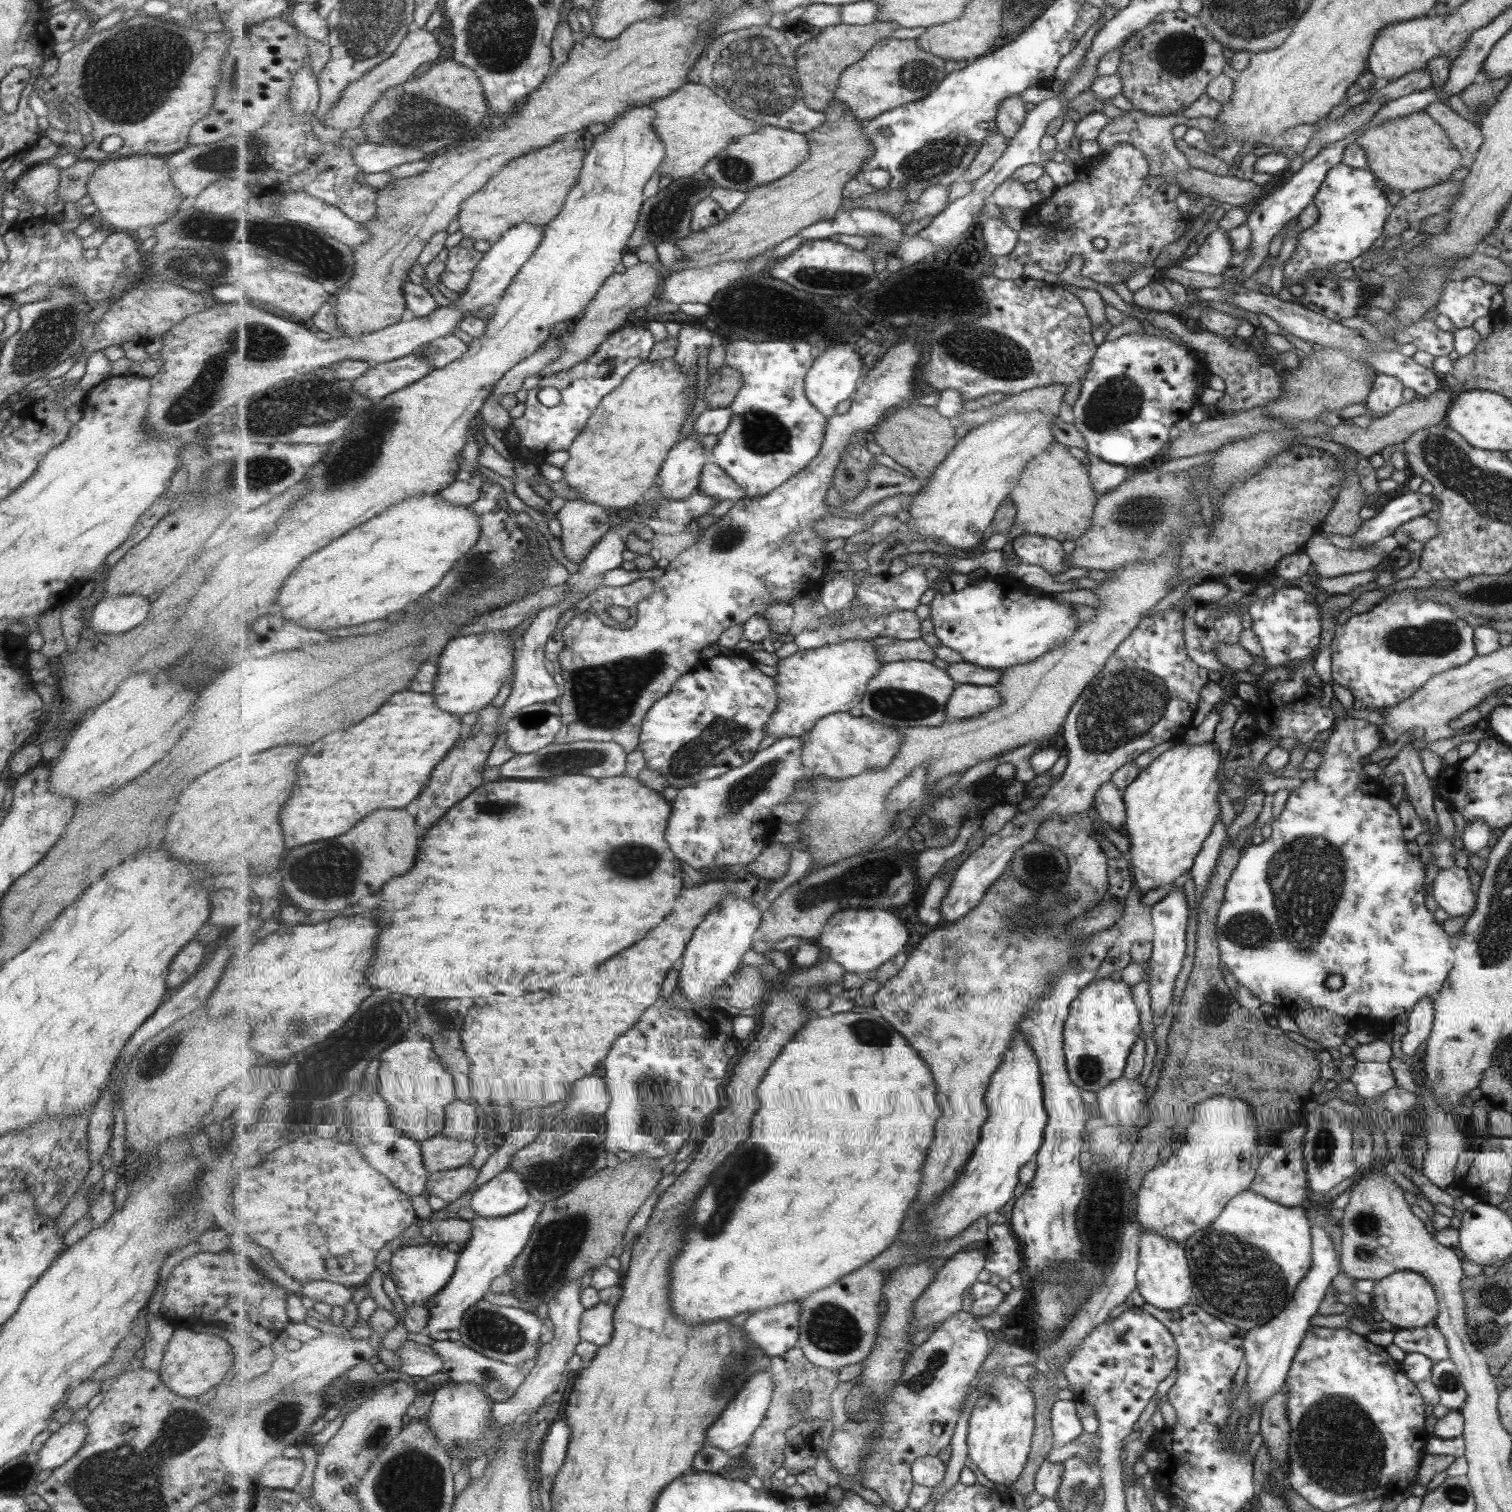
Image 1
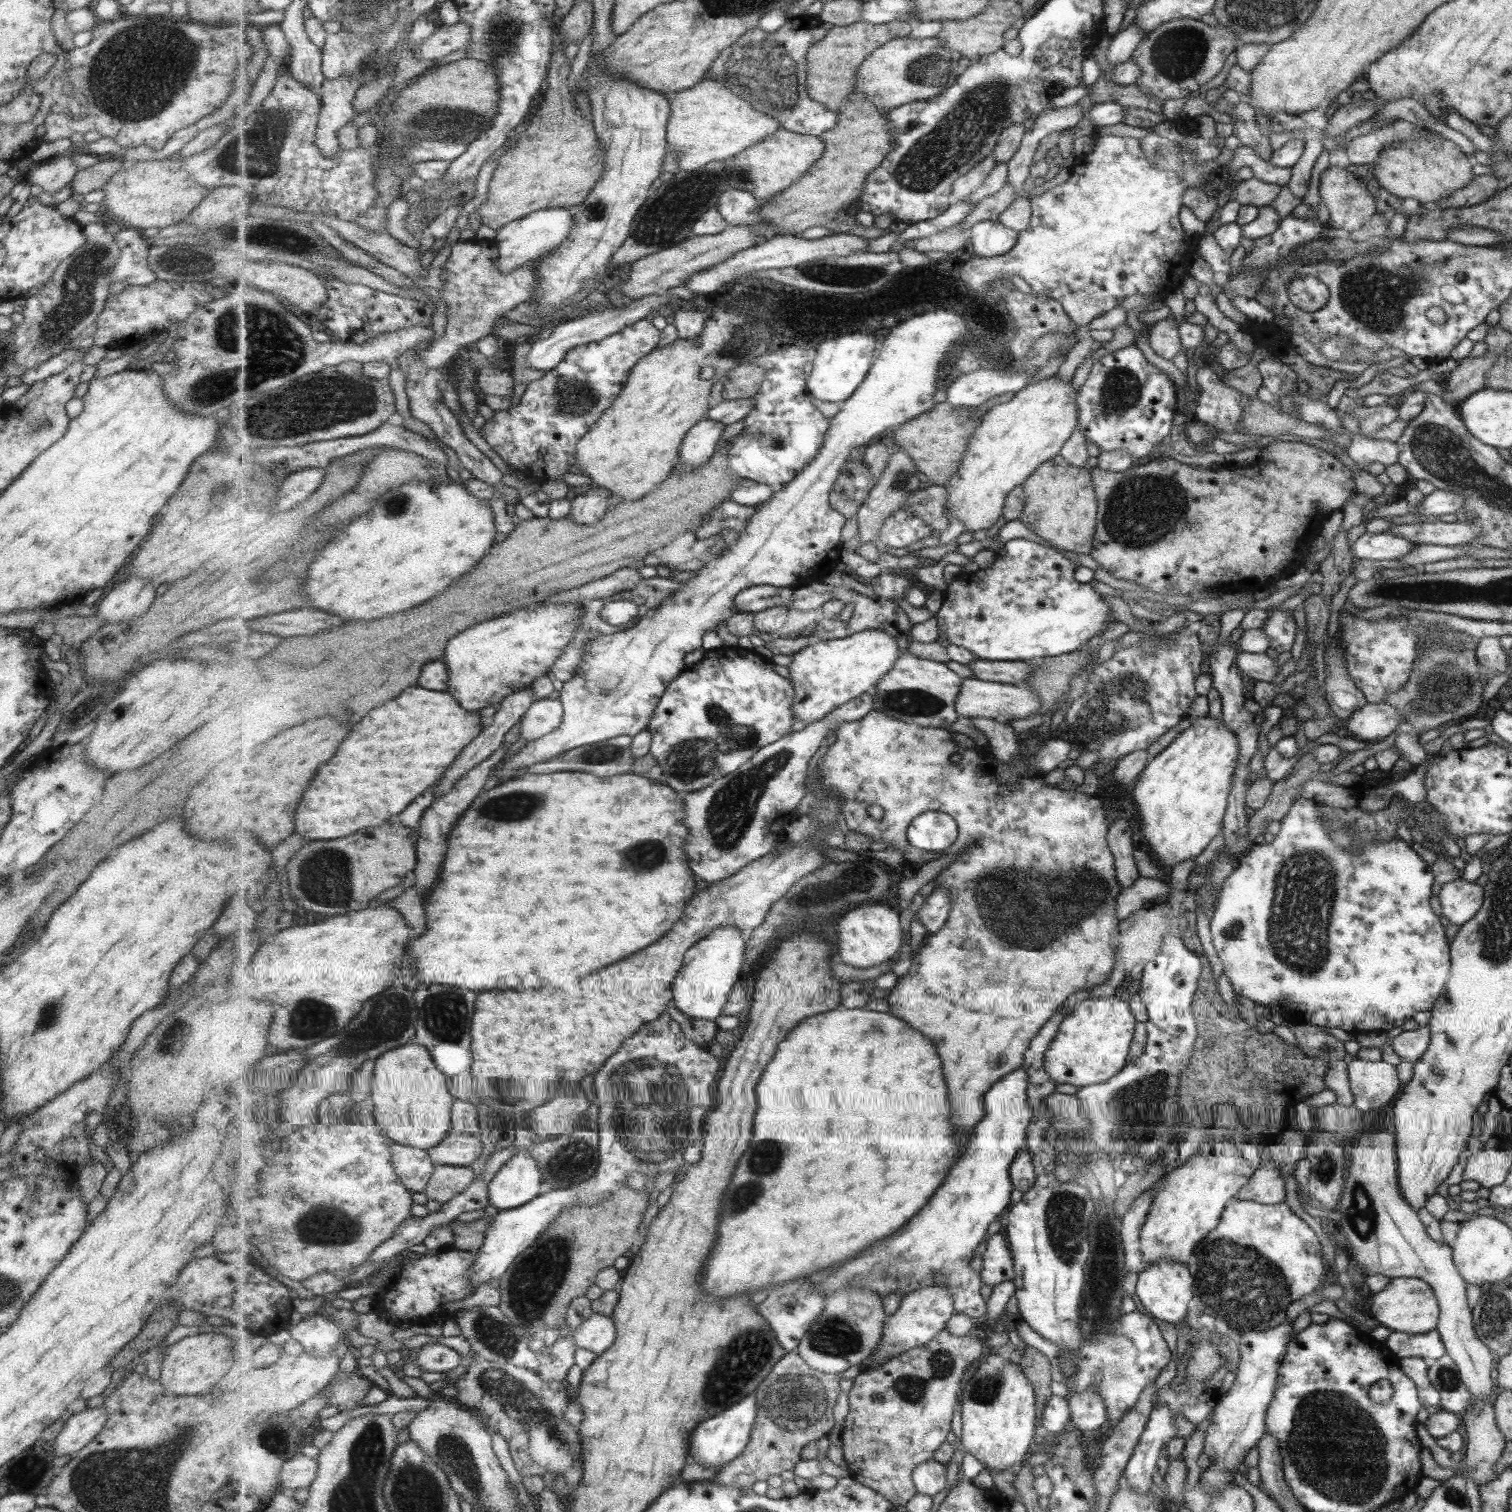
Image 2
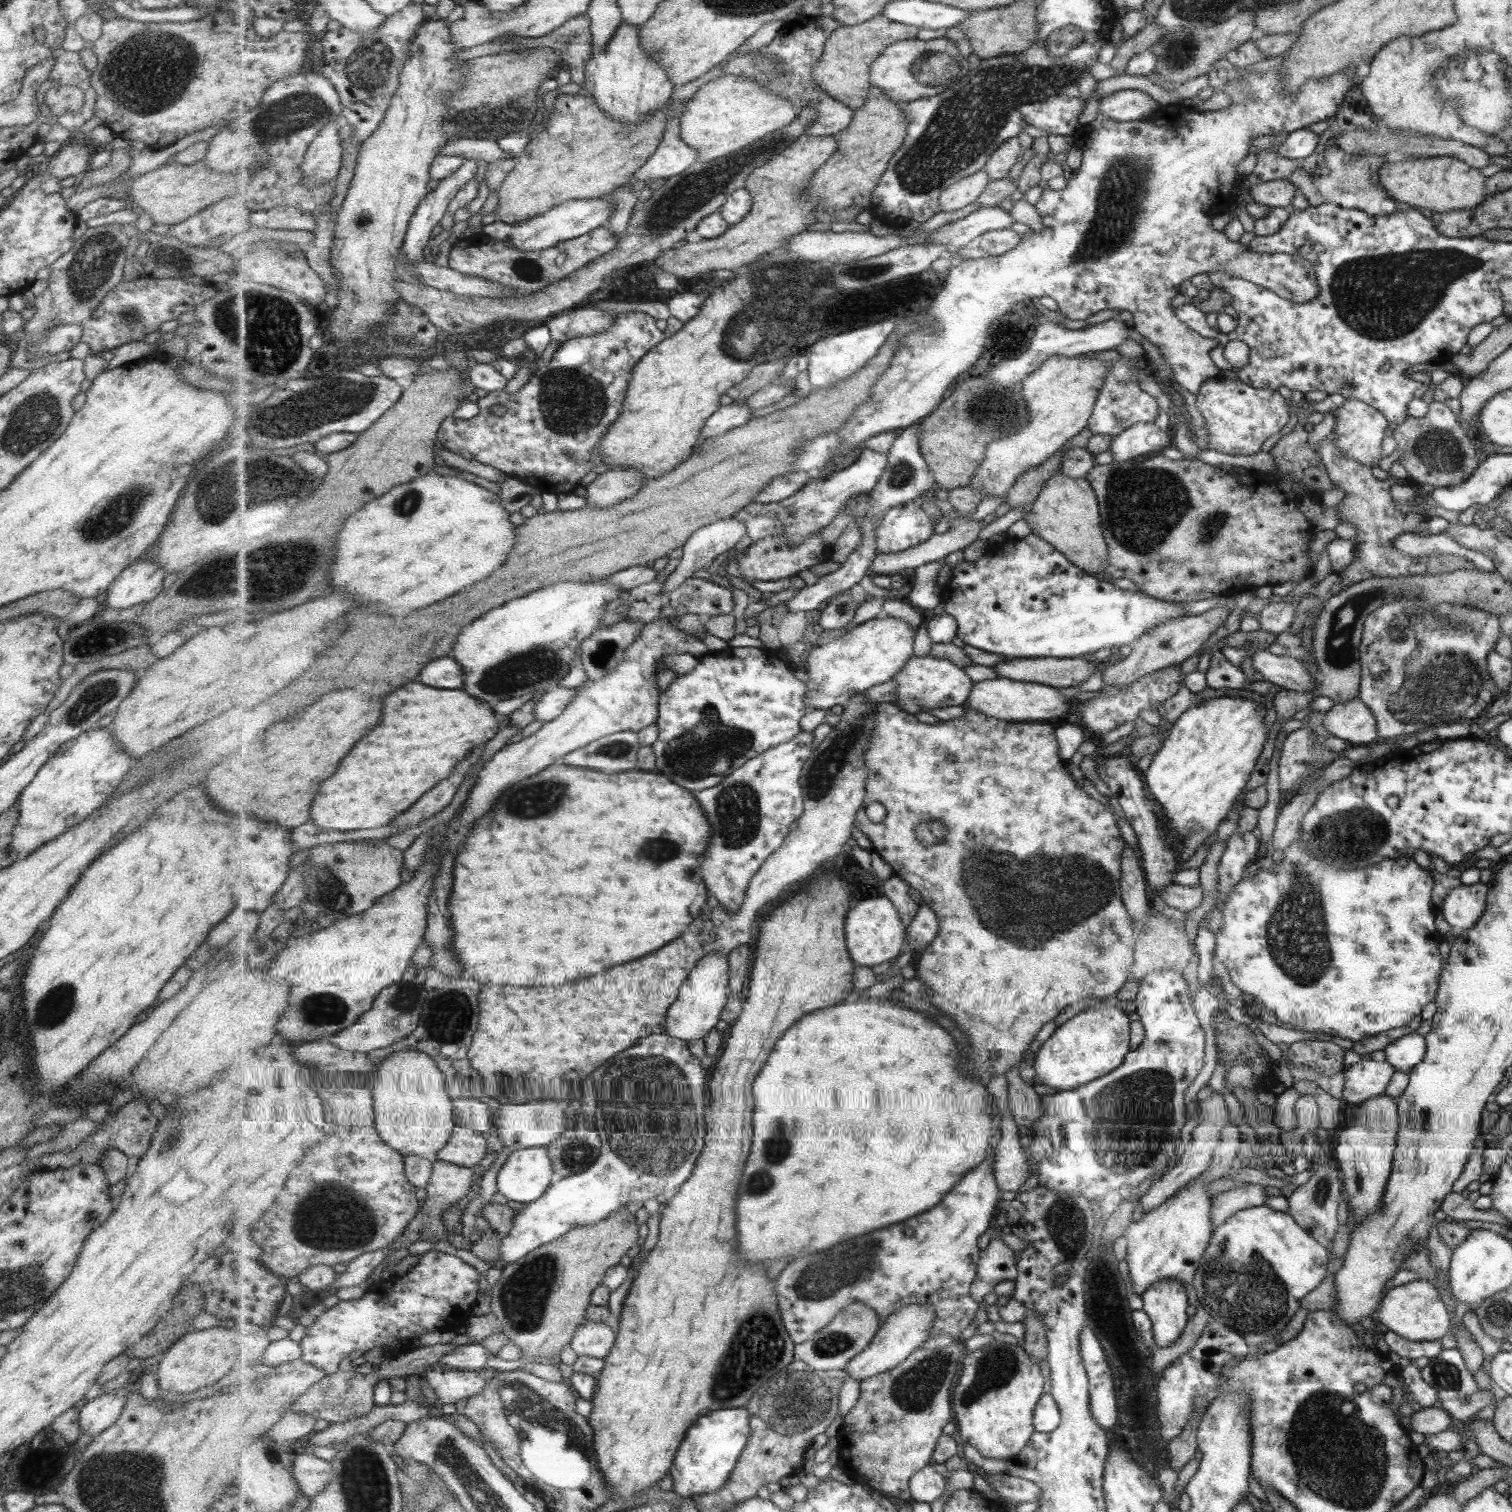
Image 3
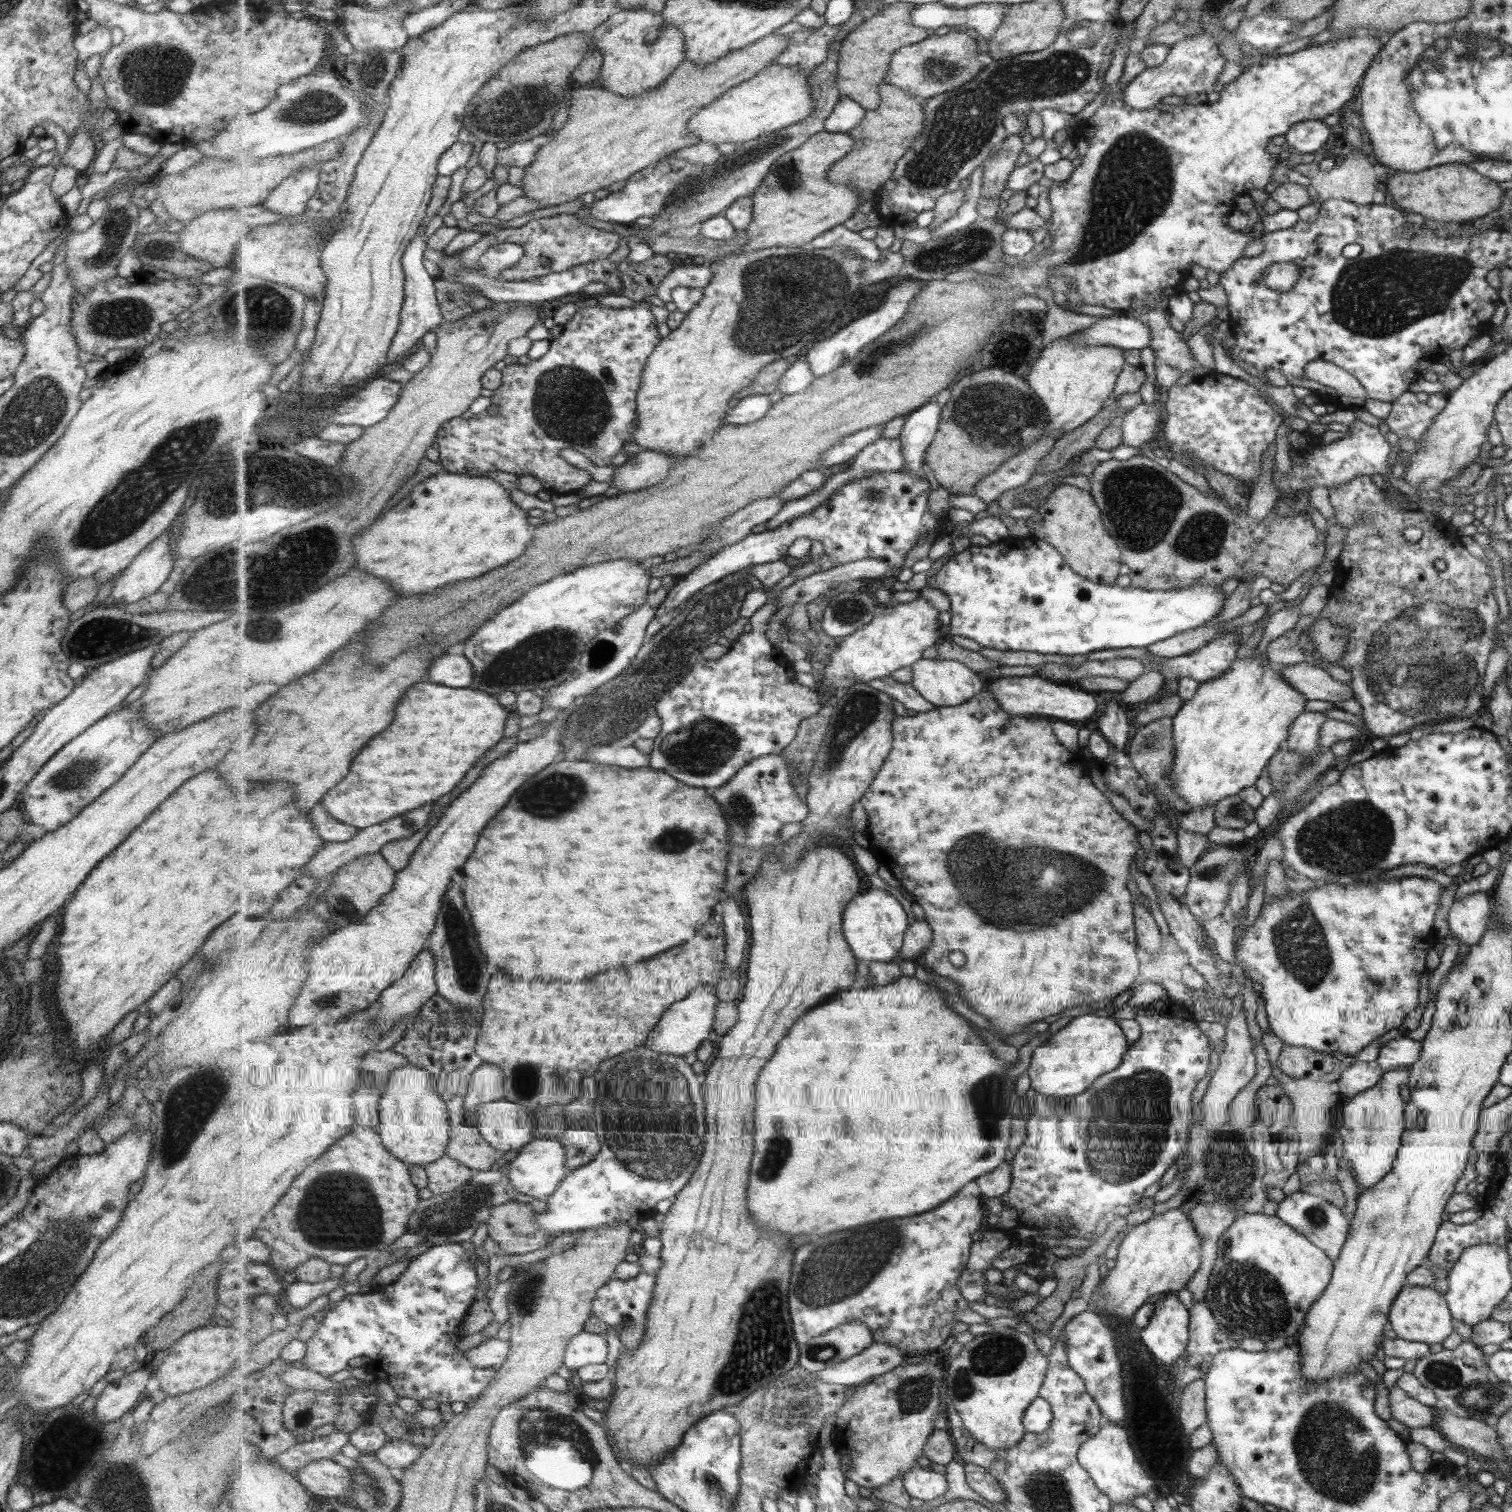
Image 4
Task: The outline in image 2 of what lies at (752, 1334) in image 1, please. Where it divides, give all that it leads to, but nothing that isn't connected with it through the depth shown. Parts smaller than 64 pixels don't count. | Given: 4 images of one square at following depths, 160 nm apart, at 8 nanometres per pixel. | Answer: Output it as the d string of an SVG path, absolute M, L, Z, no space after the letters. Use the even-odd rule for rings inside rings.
M1020 1068L1011 1071L1011 1074L1004 1076L997 1084L993 1085L989 1092L985 1093L983 1103L986 1115L979 1124L975 1125L973 1138L968 1143L966 1152L958 1160L958 1163L953 1165L944 1185L935 1193L929 1204L922 1208L919 1214L914 1216L900 1231L873 1244L869 1250L859 1252L859 1256L855 1256L853 1260L845 1260L843 1264L821 1270L809 1278L789 1281L789 1284L781 1284L777 1288L772 1288L769 1296L758 1308L761 1316L765 1316L765 1319L771 1323L774 1333L787 1352L797 1350L811 1327L823 1315L829 1296L837 1293L837 1290L848 1286L866 1286L873 1288L873 1291L881 1295L882 1298L887 1297L891 1294L892 1285L888 1284L883 1287L884 1284L880 1284L879 1280L883 1277L891 1277L895 1273L899 1278L903 1278L903 1276L911 1278L911 1284L903 1284L903 1280L897 1280L897 1282L901 1282L899 1291L903 1290L903 1296L926 1286L946 1286L947 1291L955 1299L955 1313L978 1320L981 1320L988 1313L988 1302L985 1302L985 1298L981 1294L984 1285L982 1274L971 1268L971 1262L973 1262L975 1251L979 1249L979 1246L981 1247L981 1242L987 1241L989 1226L999 1219L1005 1212L1005 1208L1011 1204L1011 1192L1014 1188L1011 1175L1012 1162L1021 1151L1027 1149L1028 1126L1029 1123L1032 1123L1031 1119L1033 1118L1028 1088L1028 1072L1024 1068Z

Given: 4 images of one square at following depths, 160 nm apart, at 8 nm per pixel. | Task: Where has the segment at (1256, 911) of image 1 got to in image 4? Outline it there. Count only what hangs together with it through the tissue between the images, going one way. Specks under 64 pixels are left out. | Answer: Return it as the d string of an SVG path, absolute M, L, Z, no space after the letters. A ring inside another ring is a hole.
M1410 876L1400 877L1399 880L1377 882L1373 886L1369 886L1369 884L1339 886L1336 883L1318 882L1318 886L1315 886L1314 889L1305 892L1295 891L1288 897L1274 897L1266 905L1263 903L1254 924L1247 927L1245 933L1239 939L1239 945L1234 947L1233 957L1239 964L1237 972L1245 968L1252 982L1261 984L1260 992L1264 1000L1269 1031L1285 1045L1301 1046L1315 1052L1327 1052L1355 1059L1357 1053L1363 1050L1371 1040L1375 1040L1381 1034L1386 1034L1387 1030L1391 1030L1391 1028L1397 1030L1403 1022L1403 1016L1417 1006L1417 984L1419 984L1419 976L1425 972L1425 954L1433 946L1433 942L1439 941L1436 934L1433 934L1431 926L1433 926L1433 918L1435 918L1435 912L1437 912L1439 906L1442 887L1431 881L1427 878Z

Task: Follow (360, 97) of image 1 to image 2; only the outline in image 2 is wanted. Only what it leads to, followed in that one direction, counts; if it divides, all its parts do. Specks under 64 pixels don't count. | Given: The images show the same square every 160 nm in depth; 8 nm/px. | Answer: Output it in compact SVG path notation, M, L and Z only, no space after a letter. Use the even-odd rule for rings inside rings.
M465 21L454 25L439 25L437 32L409 53L419 60L437 60L451 52L466 49L473 38L472 26Z

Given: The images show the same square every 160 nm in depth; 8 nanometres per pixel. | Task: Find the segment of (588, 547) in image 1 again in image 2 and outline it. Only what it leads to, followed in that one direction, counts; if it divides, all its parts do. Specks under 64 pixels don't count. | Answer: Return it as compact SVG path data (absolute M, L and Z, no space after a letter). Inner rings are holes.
M593 484L588 491L575 496L569 517L579 524L595 524L608 513L612 496L612 490Z

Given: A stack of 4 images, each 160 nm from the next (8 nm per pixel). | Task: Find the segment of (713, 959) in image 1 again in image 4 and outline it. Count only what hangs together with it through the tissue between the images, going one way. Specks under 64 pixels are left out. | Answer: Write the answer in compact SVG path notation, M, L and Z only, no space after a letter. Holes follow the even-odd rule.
M702 986L696 988L687 998L673 1004L663 1015L660 1024L653 1030L653 1036L649 1036L647 1048L653 1049L661 1054L672 1054L673 1056L685 1056L695 1052L703 1040L707 1040L711 1031L714 1031L716 1019L716 1006L721 1000L716 995L716 988Z

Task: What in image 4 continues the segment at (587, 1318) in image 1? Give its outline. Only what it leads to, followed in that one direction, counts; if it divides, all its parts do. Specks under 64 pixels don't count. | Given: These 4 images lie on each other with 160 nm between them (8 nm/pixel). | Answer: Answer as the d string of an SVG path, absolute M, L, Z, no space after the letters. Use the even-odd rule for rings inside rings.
M583 1331L571 1339L564 1358L565 1367L577 1373L589 1364L605 1364L609 1354L609 1344L605 1336Z

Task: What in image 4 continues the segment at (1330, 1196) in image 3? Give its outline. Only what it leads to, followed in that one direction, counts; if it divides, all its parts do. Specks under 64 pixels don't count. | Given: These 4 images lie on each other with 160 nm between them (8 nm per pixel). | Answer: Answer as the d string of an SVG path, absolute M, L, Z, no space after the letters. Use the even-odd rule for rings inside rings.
M1296 1191L1278 1202L1274 1215L1289 1225L1289 1228L1308 1238L1313 1245L1319 1247L1325 1254L1328 1254L1329 1260L1334 1262L1340 1255L1340 1250L1348 1238L1347 1226L1349 1224L1347 1224L1347 1220L1343 1218L1343 1214L1337 1210L1335 1204L1329 1204L1329 1201L1321 1196Z

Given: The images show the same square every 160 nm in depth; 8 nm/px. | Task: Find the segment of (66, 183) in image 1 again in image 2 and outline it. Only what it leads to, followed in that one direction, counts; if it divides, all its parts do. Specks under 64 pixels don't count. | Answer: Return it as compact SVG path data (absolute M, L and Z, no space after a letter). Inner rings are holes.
M106 156L89 168L81 168L71 181L72 196L81 197L91 190L101 189L110 176L119 172L126 163L121 157Z

